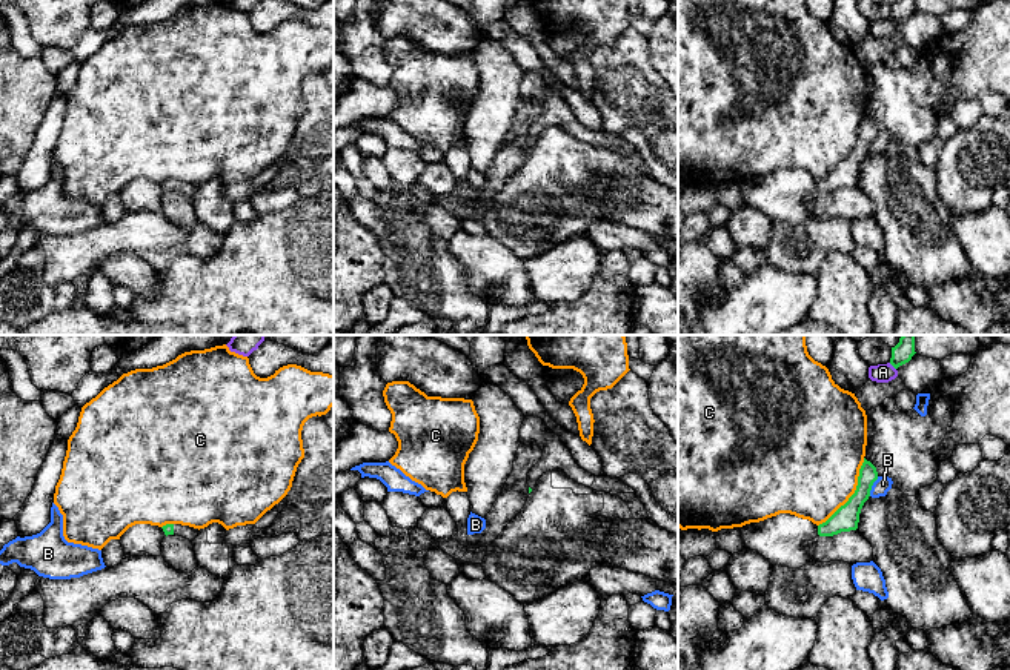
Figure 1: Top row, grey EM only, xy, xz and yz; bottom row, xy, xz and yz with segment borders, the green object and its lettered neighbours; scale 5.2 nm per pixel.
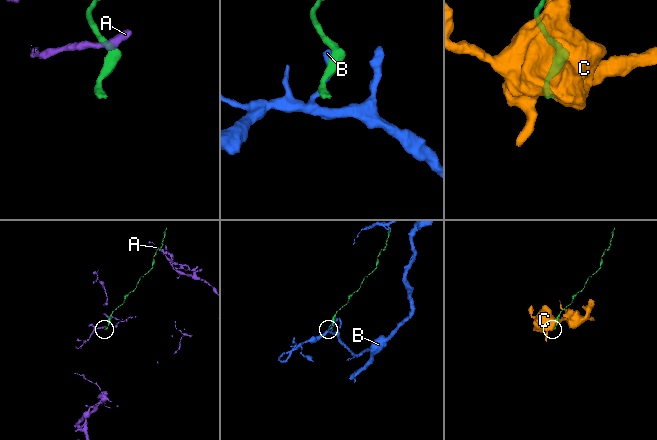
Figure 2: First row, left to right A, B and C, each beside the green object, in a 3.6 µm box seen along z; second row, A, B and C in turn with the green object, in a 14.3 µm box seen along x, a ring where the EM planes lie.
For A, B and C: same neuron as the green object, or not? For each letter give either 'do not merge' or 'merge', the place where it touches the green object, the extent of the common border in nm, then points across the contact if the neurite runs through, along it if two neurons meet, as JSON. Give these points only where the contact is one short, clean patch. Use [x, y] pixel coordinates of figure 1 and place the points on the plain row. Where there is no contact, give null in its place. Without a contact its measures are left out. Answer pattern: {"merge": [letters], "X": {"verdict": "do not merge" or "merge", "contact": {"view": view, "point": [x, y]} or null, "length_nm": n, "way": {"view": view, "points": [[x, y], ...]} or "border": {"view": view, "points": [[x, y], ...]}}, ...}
{"merge": [], "A": {"verdict": "do not merge", "contact": {"view": "yz", "point": [892, 20]}, "length_nm": 50, "border": {"view": "yz", "points": [[889, 19], [895, 25]]}}, "B": {"verdict": "do not merge", "contact": {"view": "yz", "point": [872, 140]}, "length_nm": 120}, "C": {"verdict": "do not merge", "contact": {"view": "yz", "point": [853, 149]}, "length_nm": 440}}

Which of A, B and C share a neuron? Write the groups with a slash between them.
A / B / C

